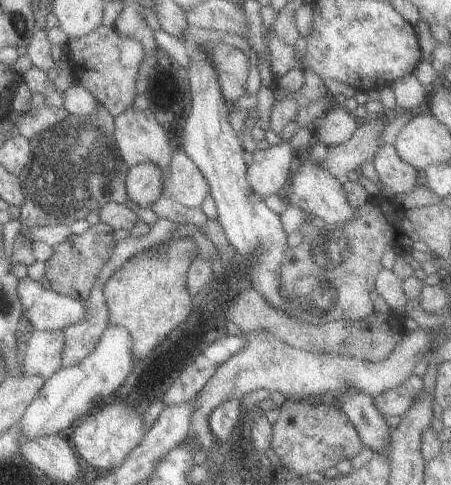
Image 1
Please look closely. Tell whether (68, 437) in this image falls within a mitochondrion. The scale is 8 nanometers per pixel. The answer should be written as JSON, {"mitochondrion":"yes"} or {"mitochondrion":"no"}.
{"mitochondrion":"no"}

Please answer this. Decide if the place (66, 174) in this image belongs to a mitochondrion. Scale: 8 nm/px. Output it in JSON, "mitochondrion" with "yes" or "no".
{"mitochondrion":"yes"}

